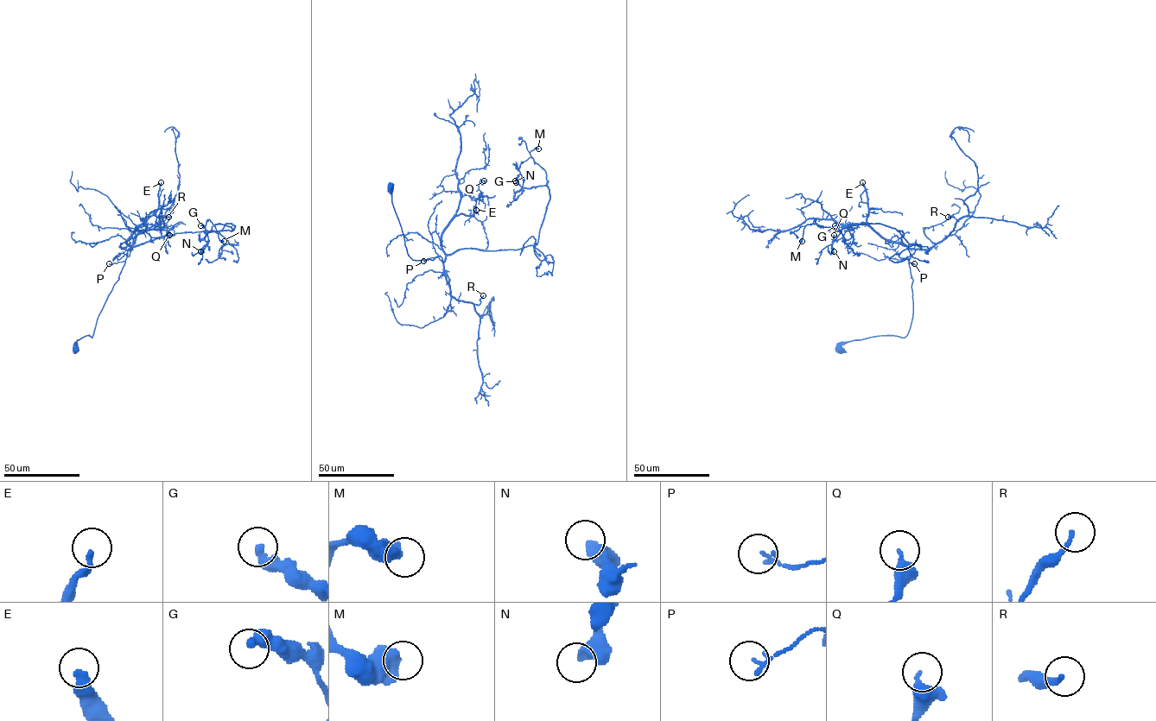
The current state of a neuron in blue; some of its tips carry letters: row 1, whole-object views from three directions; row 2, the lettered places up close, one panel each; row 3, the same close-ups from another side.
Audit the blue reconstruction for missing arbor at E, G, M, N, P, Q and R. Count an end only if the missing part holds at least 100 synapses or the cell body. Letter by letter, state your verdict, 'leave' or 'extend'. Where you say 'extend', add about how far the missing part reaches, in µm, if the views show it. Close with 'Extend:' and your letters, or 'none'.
E: extend | 80 µm
G: leave
M: leave
N: leave
P: leave
Q: leave
R: leave
Extend: E

